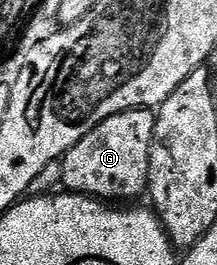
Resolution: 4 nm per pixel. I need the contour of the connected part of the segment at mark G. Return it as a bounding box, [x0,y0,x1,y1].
[60,108,156,202]

